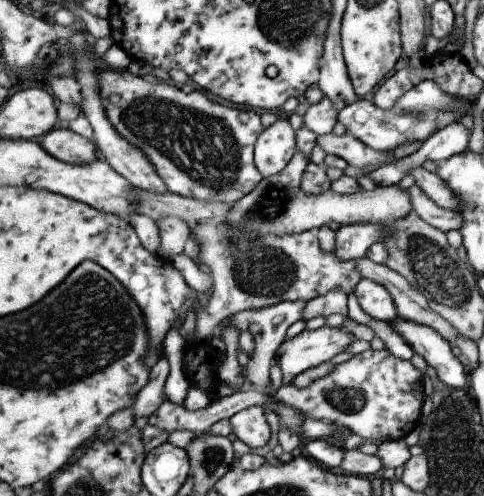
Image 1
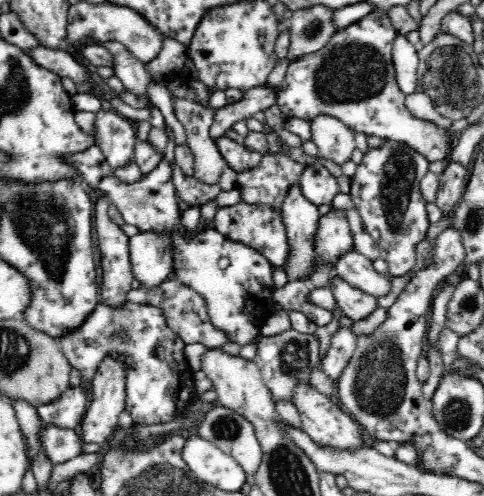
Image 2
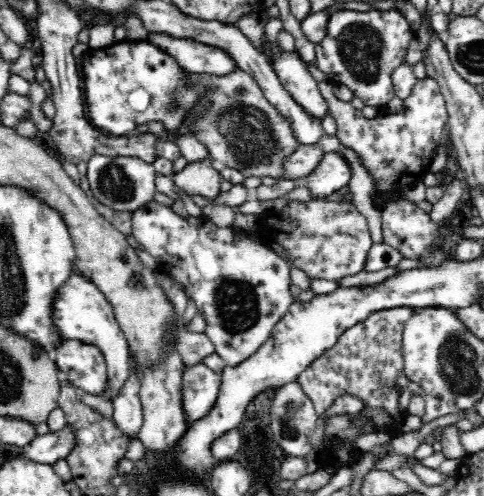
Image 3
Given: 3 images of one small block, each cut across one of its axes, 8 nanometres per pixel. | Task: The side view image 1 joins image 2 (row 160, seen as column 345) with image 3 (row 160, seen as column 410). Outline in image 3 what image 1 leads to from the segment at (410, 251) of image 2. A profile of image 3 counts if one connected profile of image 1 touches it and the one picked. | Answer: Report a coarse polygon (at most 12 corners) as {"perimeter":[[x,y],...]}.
{"perimeter":[[426,76],[402,112],[356,118],[318,80],[338,124],[374,182],[384,244],[420,258],[440,228],[410,198],[430,174],[450,118]]}

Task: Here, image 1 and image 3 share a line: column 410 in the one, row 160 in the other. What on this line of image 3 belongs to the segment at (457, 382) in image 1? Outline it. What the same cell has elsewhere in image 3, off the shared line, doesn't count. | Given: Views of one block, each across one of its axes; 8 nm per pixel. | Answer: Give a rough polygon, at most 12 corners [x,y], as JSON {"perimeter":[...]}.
{"perimeter":[[336,150],[306,176],[318,200],[348,186],[350,164]]}

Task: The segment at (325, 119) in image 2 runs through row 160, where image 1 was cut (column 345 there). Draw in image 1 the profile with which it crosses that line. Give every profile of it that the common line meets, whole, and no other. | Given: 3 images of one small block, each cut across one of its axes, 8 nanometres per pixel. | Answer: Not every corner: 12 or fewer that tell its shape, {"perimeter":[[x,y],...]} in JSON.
{"perimeter":[[343,326],[305,330],[279,348],[287,380],[355,342]]}

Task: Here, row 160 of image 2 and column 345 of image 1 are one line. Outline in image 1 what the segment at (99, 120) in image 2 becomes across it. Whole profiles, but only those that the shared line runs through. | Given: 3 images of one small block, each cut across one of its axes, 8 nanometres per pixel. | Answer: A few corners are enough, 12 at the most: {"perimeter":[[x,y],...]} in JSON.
{"perimeter":[[425,80],[381,110],[357,100],[339,124],[365,146],[395,152],[459,124],[463,100]]}

